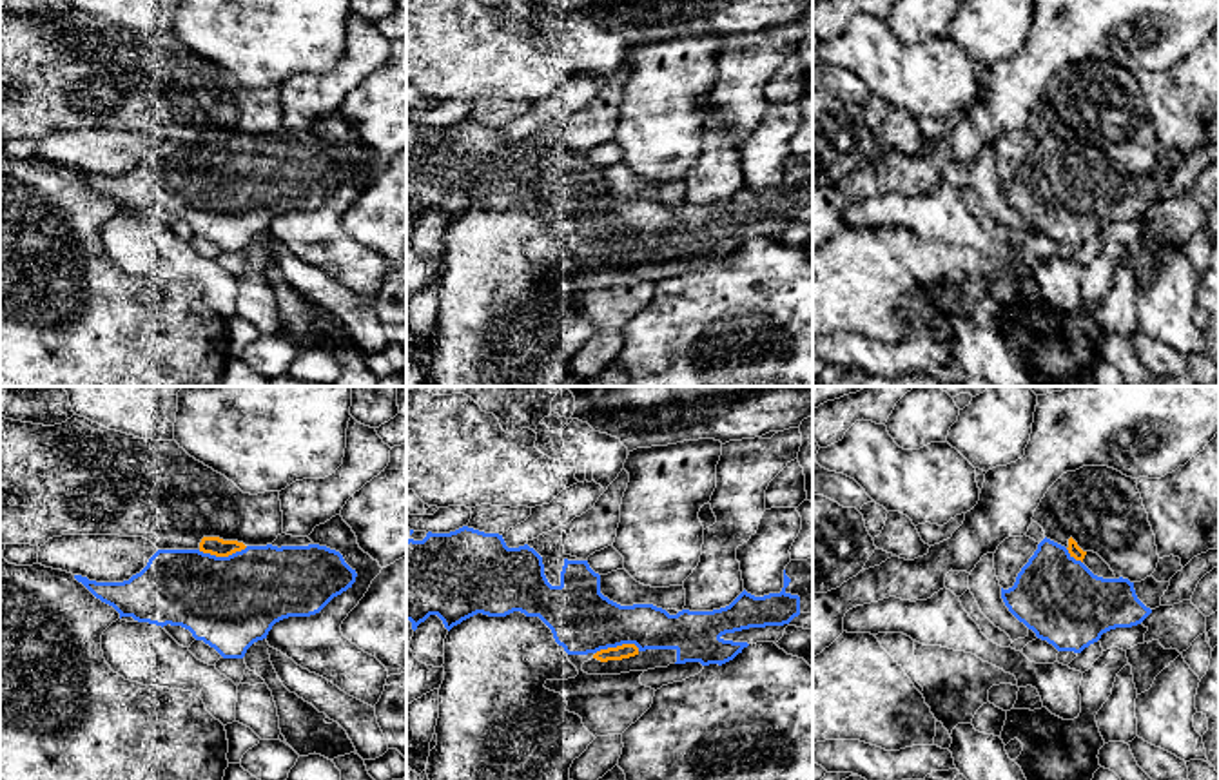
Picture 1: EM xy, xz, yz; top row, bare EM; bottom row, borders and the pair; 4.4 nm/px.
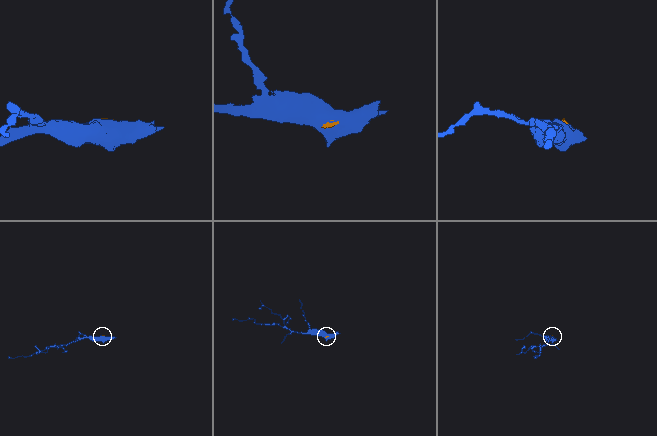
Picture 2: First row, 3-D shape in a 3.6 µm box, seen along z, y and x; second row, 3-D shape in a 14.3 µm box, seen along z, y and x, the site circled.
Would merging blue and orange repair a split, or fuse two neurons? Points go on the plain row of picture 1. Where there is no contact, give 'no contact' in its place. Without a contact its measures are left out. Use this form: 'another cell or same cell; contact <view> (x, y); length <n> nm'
same cell; contact xy (222, 151); length 220 nm

